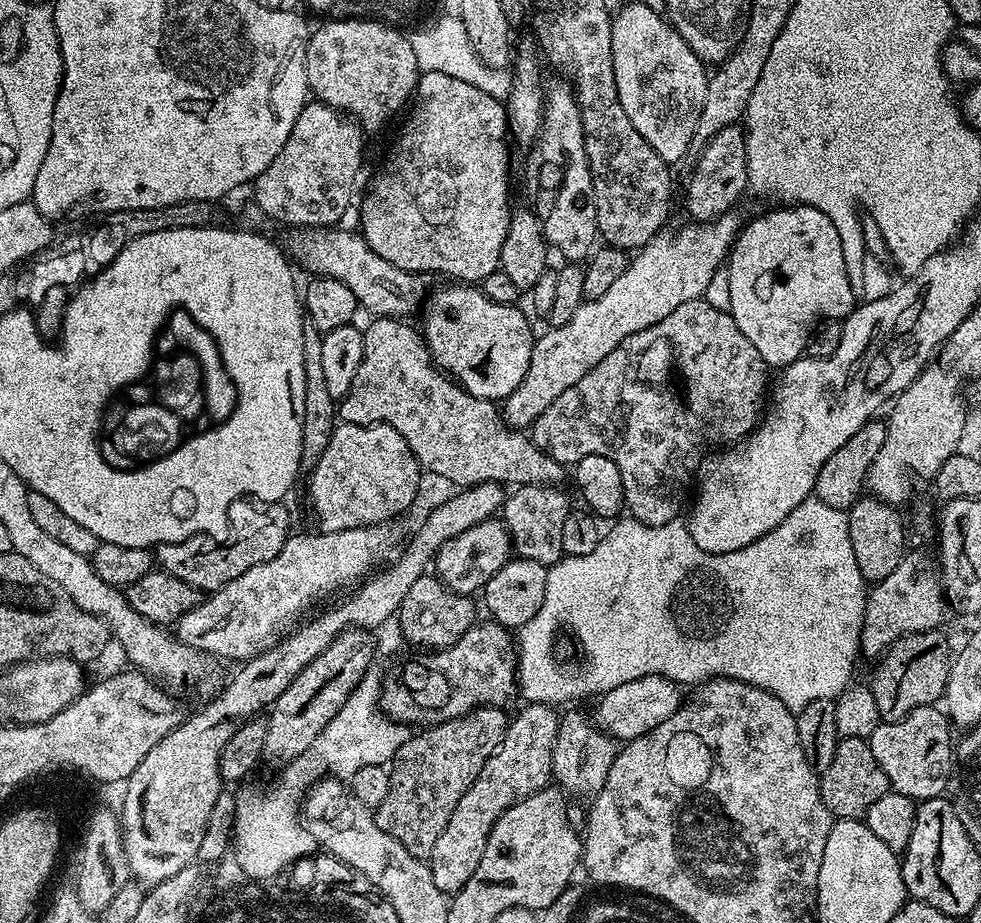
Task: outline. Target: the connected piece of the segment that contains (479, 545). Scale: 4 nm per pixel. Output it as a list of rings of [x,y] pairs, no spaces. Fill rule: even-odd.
[[[493,518],[478,522],[478,526],[470,526],[470,530],[462,530],[462,534],[443,544],[434,561],[434,572],[450,590],[472,596],[479,593],[484,584],[490,582],[498,570],[502,570],[502,566],[506,566],[513,552],[512,535],[508,533],[508,527],[503,519]]]

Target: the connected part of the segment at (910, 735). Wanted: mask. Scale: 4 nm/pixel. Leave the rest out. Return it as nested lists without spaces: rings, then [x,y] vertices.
[[[927,704],[910,710],[910,714],[898,718],[898,722],[881,722],[866,739],[870,750],[874,750],[874,759],[878,766],[882,766],[882,774],[886,774],[889,789],[919,802],[935,800],[947,793],[944,791],[947,790],[948,779],[952,776],[952,752],[954,756],[954,736],[952,740],[951,731],[953,729],[948,716],[939,707]]]

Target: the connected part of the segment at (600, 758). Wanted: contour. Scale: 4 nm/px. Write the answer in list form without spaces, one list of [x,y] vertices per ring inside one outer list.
[[[584,712],[563,713],[560,716],[558,734],[554,738],[552,751],[553,781],[569,797],[595,798],[606,782],[606,774],[610,774],[610,766],[614,762],[617,751],[617,741],[601,730],[589,713],[588,716]]]

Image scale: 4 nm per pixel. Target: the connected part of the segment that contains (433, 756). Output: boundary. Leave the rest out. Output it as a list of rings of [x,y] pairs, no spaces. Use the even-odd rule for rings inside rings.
[[[475,708],[465,716],[450,718],[441,724],[425,727],[396,751],[390,762],[390,790],[386,799],[374,809],[378,826],[386,830],[410,854],[431,857],[434,842],[446,830],[458,798],[470,790],[474,778],[482,774],[482,766],[495,754],[508,729],[509,713],[504,708]]]

